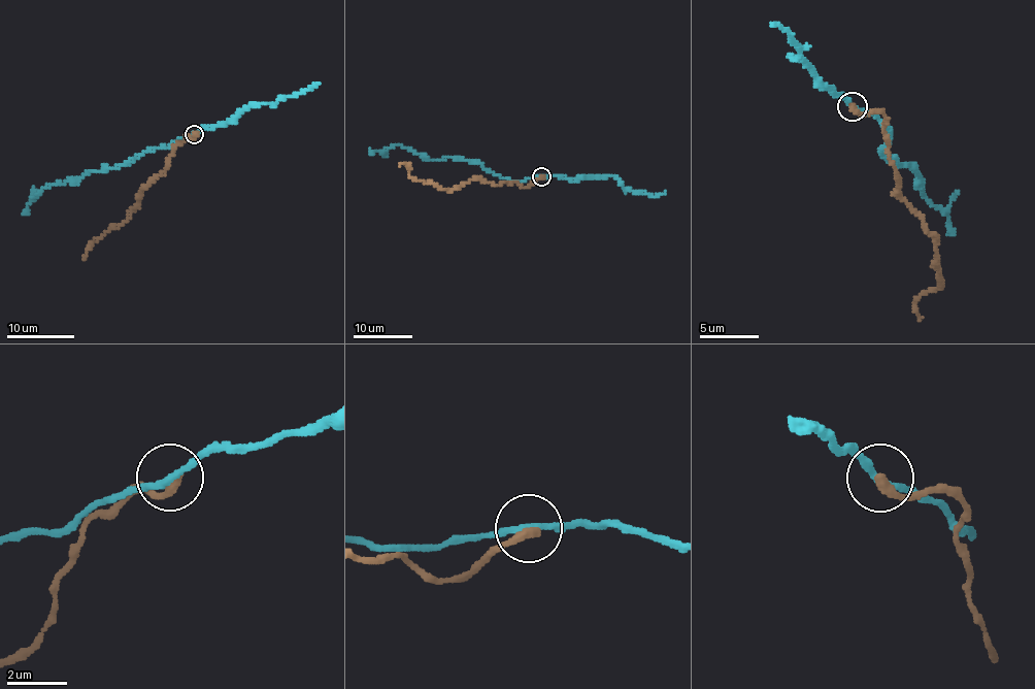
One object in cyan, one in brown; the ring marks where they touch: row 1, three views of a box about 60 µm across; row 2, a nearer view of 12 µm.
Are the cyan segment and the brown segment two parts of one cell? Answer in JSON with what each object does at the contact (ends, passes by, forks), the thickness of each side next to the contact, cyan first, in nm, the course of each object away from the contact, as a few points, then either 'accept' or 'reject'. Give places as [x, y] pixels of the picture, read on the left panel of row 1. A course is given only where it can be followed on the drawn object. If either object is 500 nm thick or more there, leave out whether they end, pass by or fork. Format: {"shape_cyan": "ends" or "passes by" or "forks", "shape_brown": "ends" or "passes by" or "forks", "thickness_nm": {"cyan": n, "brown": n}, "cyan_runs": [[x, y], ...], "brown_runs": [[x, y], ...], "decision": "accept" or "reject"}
{"shape_cyan": "passes by", "shape_brown": "ends", "thickness_nm": {"cyan": 200, "brown": 340}, "cyan_runs": [[194, 134], [177, 139], [166, 148], [146, 151], [129, 164], [90, 170], [41, 189], [23, 212]], "brown_runs": [[194, 134], [174, 145], [169, 164], [142, 189], [139, 202], [125, 220], [91, 240], [82, 260]], "decision": "reject"}

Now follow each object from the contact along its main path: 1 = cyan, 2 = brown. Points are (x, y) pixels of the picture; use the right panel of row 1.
1: (852, 107), (877, 115), (883, 128), (891, 128), (881, 155), (920, 174), (924, 192), (946, 215), (950, 234)
2: (852, 107), (885, 115), (888, 158), (902, 200), (935, 238), (935, 264), (941, 281), (916, 300), (920, 320)

